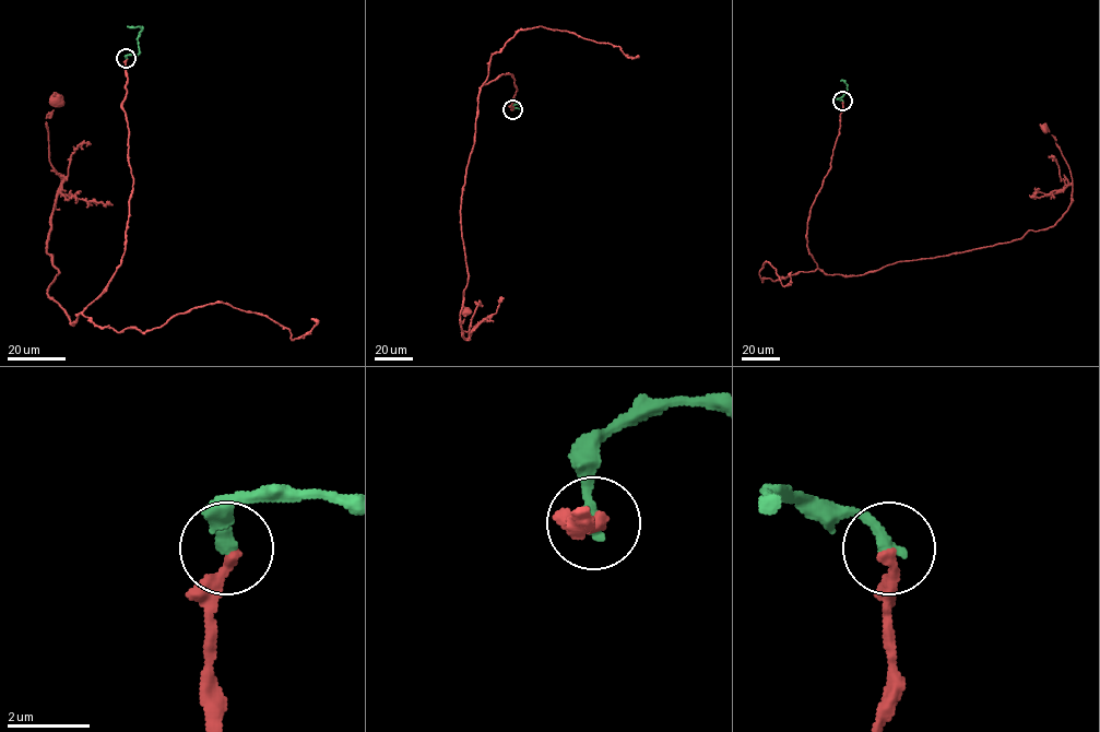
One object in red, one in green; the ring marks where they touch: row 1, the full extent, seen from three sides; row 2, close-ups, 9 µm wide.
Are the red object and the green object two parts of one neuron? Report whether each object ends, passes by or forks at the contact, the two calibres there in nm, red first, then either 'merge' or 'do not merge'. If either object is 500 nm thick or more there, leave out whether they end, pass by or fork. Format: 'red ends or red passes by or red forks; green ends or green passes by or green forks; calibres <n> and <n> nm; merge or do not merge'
red ends; green ends; calibres 280 and 360 nm; do not merge

